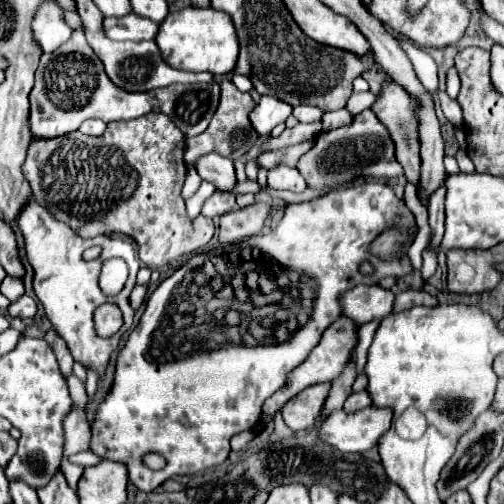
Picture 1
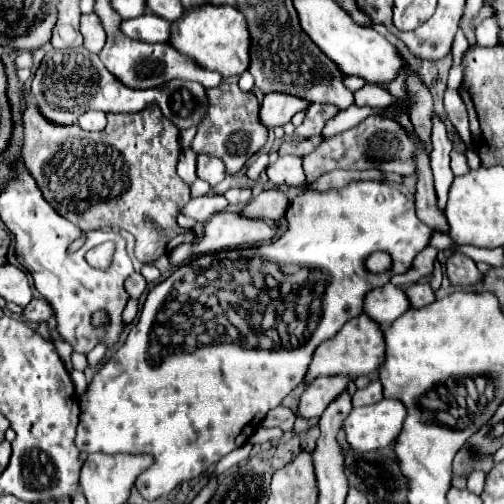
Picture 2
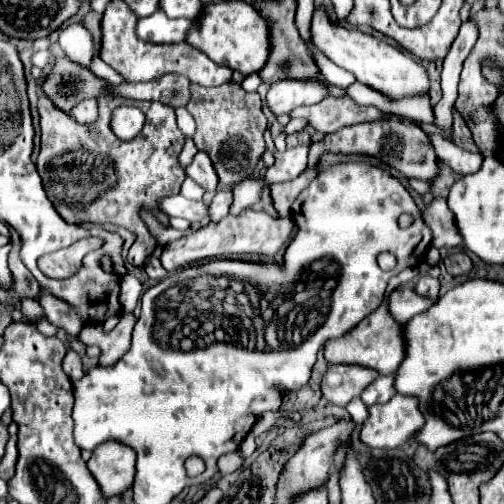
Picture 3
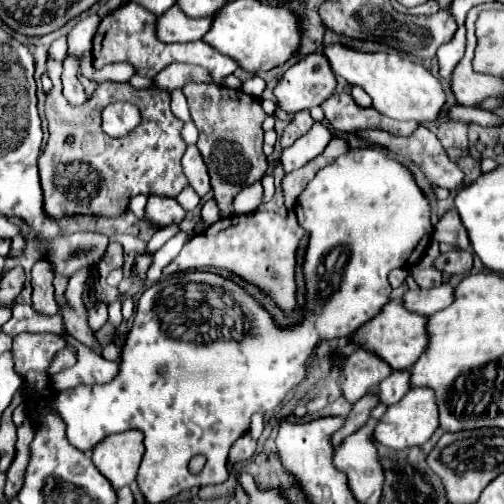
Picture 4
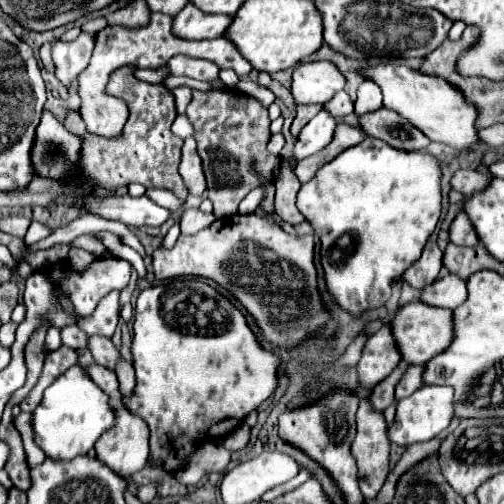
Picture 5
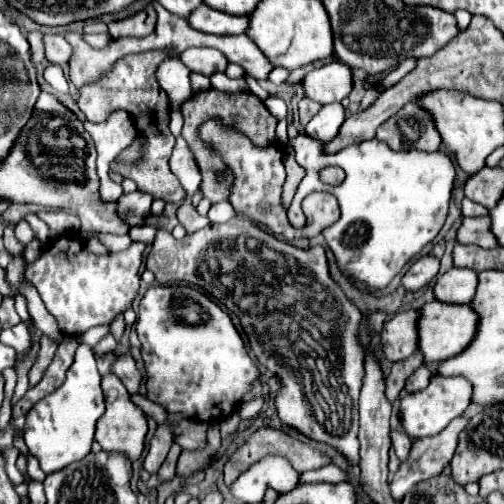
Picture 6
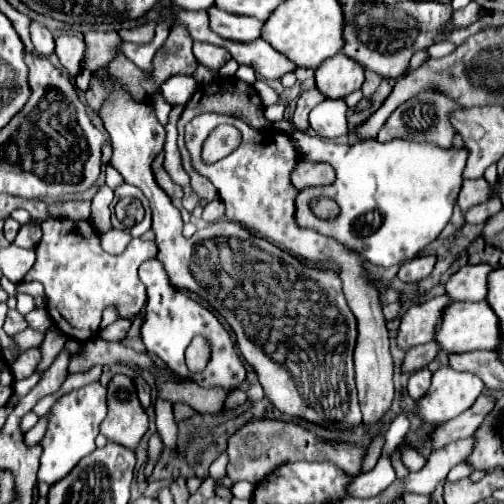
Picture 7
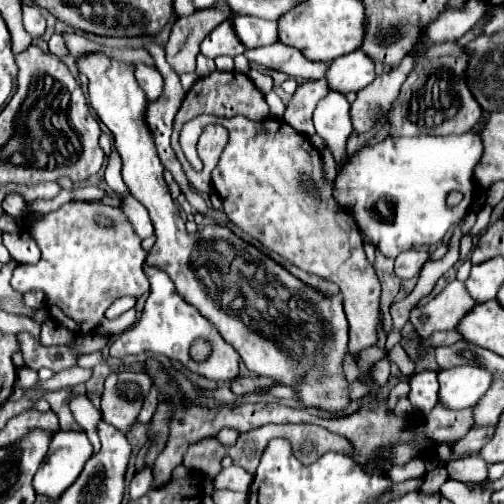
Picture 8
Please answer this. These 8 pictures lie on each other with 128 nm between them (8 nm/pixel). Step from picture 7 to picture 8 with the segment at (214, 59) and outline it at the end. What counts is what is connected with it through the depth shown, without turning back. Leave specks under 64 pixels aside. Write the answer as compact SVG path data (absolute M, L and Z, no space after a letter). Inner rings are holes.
M232 18L224 20L224 24L220 24L214 32L210 32L200 46L200 52L208 58L216 58L220 54L236 56L236 54L242 54L244 50L246 46L238 40L234 26L232 26Z

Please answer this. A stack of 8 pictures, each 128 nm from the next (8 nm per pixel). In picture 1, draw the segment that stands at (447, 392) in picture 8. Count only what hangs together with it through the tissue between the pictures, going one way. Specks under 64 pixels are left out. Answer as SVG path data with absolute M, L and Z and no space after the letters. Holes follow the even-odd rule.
M368 406L362 408L358 412L332 412L332 416L328 416L328 420L320 422L320 438L328 444L332 444L334 448L338 448L340 452L366 452L374 446L378 446L378 440L390 430L392 426L392 408L376 408L376 406Z

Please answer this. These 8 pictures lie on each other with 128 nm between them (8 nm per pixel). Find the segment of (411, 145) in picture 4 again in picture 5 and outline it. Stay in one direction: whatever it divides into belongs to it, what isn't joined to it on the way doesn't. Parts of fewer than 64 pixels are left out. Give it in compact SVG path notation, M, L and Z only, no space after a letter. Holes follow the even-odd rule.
M458 170L452 178L452 188L462 192L466 198L470 198L474 192L482 192L488 188L488 184L492 182L492 174L482 174L476 170Z

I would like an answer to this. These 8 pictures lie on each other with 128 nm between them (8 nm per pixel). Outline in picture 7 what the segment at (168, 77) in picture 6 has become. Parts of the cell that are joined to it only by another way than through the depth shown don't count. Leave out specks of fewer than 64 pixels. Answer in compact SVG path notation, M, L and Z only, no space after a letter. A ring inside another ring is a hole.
M174 76L172 80L166 80L160 88L168 104L186 104L190 94L196 90L196 80L192 76Z

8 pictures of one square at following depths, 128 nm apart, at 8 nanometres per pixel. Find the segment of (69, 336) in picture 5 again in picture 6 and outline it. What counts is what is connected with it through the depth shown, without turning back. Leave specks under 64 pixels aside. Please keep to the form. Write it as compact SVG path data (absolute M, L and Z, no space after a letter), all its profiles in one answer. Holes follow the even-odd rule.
M102 324L102 326L94 326L90 328L84 336L78 336L76 340L78 342L84 342L84 344L90 344L90 346L96 346L104 336L110 334L110 324Z

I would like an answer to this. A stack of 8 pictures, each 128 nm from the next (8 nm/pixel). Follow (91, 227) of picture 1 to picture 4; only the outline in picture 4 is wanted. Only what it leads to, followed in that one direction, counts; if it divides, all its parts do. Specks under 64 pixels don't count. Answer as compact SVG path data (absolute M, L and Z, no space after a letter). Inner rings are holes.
M48 58L48 76L54 84L46 98L50 138L38 158L44 212L52 218L60 218L64 214L118 216L128 208L130 198L136 194L180 194L188 186L188 180L180 168L180 156L186 148L180 136L184 122L170 112L170 92L136 90L126 82L102 82L82 106L72 106L60 88L60 66L60 62ZM118 100L136 104L142 122L130 134L110 138L100 128L100 112L110 102ZM68 136L74 136L74 144L66 144Z

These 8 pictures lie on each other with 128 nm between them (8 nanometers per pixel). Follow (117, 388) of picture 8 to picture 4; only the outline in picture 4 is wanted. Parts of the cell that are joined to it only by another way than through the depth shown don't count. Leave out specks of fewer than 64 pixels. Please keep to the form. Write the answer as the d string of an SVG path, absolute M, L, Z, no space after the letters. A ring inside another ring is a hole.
M74 344L78 350L78 362L72 368L66 368L58 372L52 378L52 386L56 390L78 386L82 382L94 382L94 384L106 384L118 374L118 364L108 362L102 356L92 356L92 350L88 350L82 344ZM126 430L112 434L96 444L92 462L116 490L130 486L136 480L136 472L144 456L142 440L144 434L140 430Z

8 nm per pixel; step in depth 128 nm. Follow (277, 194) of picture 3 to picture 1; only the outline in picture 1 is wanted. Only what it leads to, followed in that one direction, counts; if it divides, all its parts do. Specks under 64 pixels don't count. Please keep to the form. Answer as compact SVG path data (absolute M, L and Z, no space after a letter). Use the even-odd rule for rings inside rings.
M254 202L246 208L232 210L220 218L220 242L232 244L242 242L254 234L260 234L264 230L264 222L270 214L270 206L262 202Z

